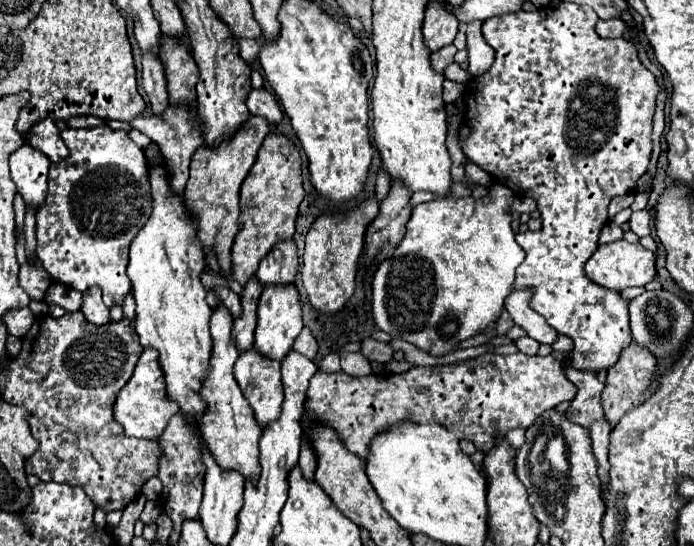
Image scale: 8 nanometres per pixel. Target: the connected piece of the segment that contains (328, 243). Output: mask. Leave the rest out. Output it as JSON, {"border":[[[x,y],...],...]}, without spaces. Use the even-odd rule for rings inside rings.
{"border":[[[370,198],[346,216],[336,214],[318,216],[310,232],[306,234],[306,248],[302,256],[304,262],[300,274],[312,308],[318,310],[322,316],[338,314],[346,306],[346,302],[354,296],[358,262],[364,248],[364,232],[366,226],[378,216],[378,210],[380,208],[376,198]]]}

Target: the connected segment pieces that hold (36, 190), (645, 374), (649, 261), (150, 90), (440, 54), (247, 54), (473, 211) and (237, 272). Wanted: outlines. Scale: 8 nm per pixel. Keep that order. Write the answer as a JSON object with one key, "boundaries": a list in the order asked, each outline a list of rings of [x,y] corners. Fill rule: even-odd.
{"boundaries":[[[[22,146],[10,156],[10,174],[18,188],[18,194],[24,198],[26,206],[38,210],[44,204],[48,192],[48,170],[50,158],[40,154],[36,148]]],[[[630,344],[620,360],[608,370],[608,380],[606,380],[606,388],[602,392],[602,408],[604,408],[604,418],[608,420],[610,428],[616,426],[616,422],[620,420],[620,416],[624,416],[628,410],[634,410],[636,406],[644,404],[644,400],[648,398],[648,390],[652,386],[652,380],[654,380],[654,374],[656,374],[656,358],[644,350],[642,346],[638,344]]],[[[616,240],[616,242],[610,242],[610,244],[598,246],[598,250],[586,262],[584,270],[586,270],[586,274],[588,274],[588,278],[592,282],[596,282],[596,284],[600,284],[604,288],[622,292],[628,286],[644,286],[644,284],[648,284],[656,274],[654,260],[656,260],[656,256],[650,250],[646,250],[640,242],[630,244],[626,240]]],[[[142,56],[142,86],[148,94],[150,108],[154,114],[162,114],[170,102],[168,102],[168,92],[166,92],[166,78],[164,78],[164,66],[152,58],[152,56]]],[[[450,44],[450,46],[444,46],[440,48],[438,52],[430,54],[430,62],[432,62],[432,68],[438,72],[438,74],[444,74],[444,70],[454,62],[454,54],[456,54],[456,46]]],[[[239,39],[238,45],[242,59],[247,63],[254,62],[258,58],[261,43],[261,40]]],[[[492,184],[490,194],[484,200],[452,196],[416,206],[406,224],[404,238],[394,254],[380,262],[374,274],[372,312],[376,326],[392,334],[394,340],[408,340],[432,356],[446,356],[458,350],[460,342],[494,324],[504,310],[506,296],[512,292],[514,272],[524,260],[524,250],[514,240],[510,228],[512,200],[514,192],[508,186]]],[[[270,134],[258,150],[256,162],[240,188],[238,234],[232,246],[232,276],[238,284],[246,286],[248,280],[254,278],[260,260],[274,248],[274,244],[294,236],[294,224],[302,198],[304,188],[298,148],[288,138]]]]}

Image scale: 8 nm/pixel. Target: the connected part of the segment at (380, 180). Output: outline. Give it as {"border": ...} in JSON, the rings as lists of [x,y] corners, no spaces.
{"border":[[[379,167],[376,177],[376,197],[381,203],[388,195],[390,188],[390,180],[388,174],[382,170],[382,167]]]}

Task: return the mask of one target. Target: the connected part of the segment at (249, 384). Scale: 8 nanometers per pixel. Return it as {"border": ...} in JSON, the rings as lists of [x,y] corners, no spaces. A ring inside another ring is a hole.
{"border":[[[252,348],[236,360],[234,378],[242,388],[244,398],[250,402],[256,422],[262,428],[272,424],[280,416],[284,400],[280,362],[268,360]]]}

